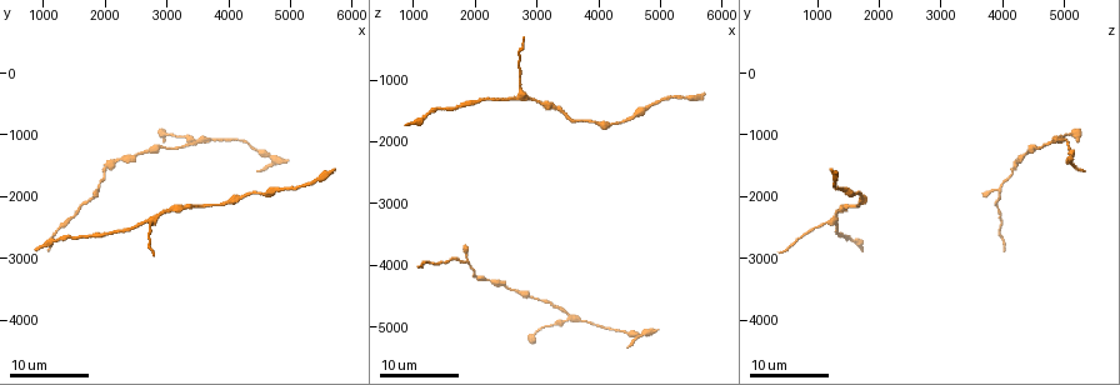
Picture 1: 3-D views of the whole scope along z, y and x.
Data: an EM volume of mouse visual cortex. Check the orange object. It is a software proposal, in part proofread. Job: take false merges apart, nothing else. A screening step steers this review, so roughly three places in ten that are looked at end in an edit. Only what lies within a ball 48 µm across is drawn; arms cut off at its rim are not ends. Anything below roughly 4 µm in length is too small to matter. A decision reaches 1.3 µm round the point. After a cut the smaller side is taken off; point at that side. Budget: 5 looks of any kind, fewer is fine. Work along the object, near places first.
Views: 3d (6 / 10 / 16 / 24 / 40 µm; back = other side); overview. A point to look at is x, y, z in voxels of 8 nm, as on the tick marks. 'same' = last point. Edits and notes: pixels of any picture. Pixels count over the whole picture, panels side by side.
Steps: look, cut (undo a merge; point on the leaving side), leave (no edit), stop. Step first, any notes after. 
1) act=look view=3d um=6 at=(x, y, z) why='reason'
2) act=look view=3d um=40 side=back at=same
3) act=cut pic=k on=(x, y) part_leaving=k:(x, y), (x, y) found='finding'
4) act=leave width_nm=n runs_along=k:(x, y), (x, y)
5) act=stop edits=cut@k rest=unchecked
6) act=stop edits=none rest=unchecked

act=look view=3d um=24 at=(3500, 1100, 4900) why='two arms in line, one across'

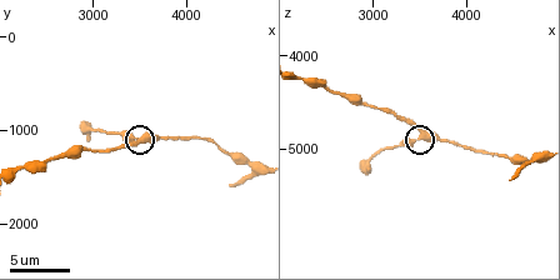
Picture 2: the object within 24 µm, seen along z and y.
act=look view=3d um=10 at=(3500, 1100, 4850)

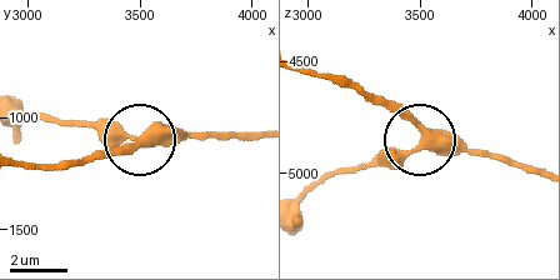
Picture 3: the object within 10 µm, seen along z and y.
act=leave side_arm_um=7 runs_along=3:(26, 163), (84, 163), (139, 141), (64, 126) found='one neuron here'

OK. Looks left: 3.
act=look view=3d um=16 at=(2700, 2400, 1150)

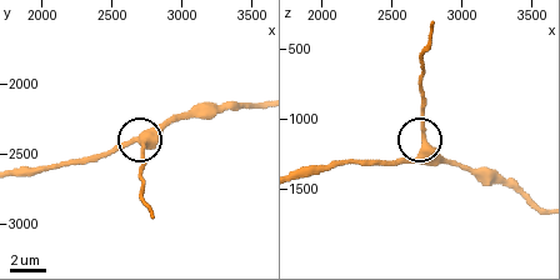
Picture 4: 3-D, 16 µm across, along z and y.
act=look view=3d um=6 at=(2740, 2400, 1180) why='zoom in'

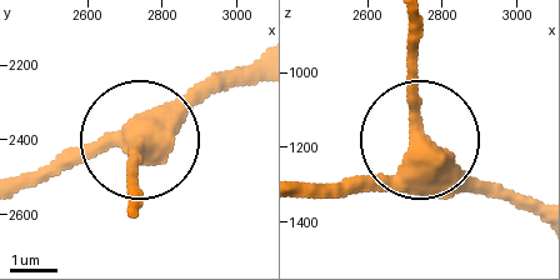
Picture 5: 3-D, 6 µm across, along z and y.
act=look view=3d um=6 side=back at=(2740, 2420, 1170) why='other side'

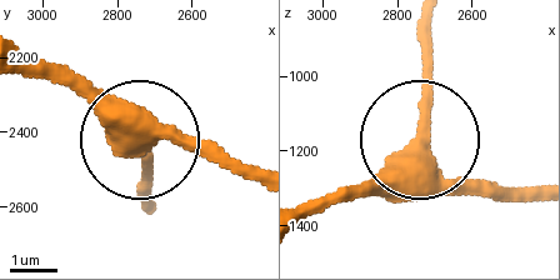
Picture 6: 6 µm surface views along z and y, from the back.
act=leave runs_along=6:(528, 191), (468, 186), (424, 143), (420, 24) found='continuous, no second neuron'

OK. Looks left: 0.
act=stop edits=none rest=unchecked

